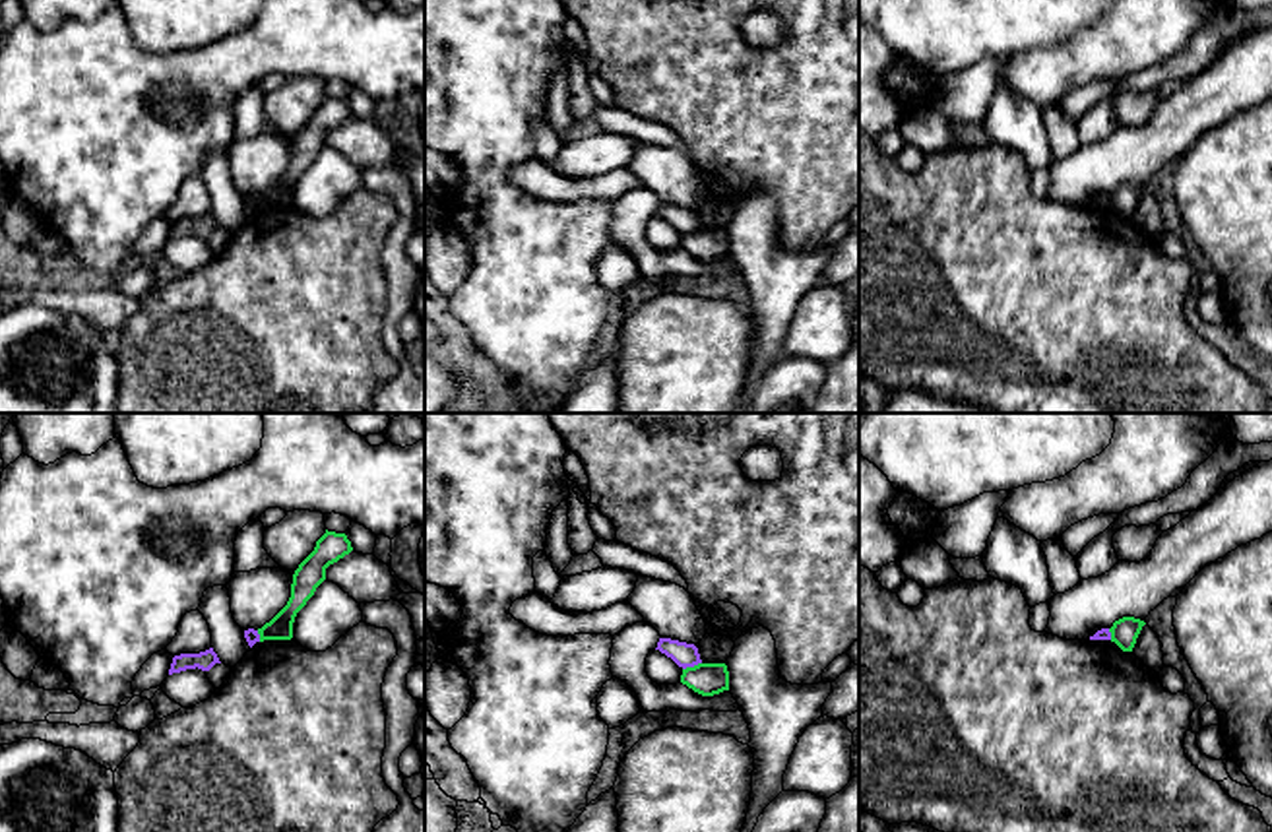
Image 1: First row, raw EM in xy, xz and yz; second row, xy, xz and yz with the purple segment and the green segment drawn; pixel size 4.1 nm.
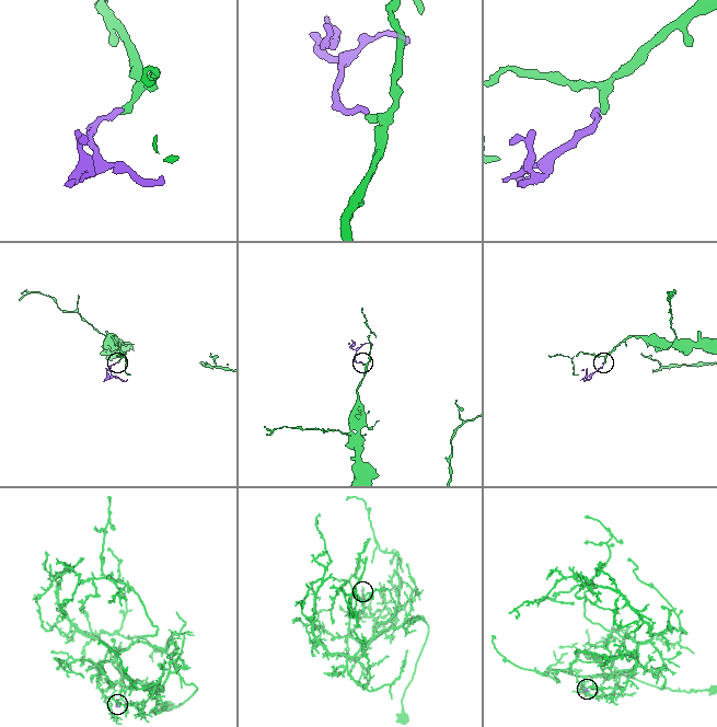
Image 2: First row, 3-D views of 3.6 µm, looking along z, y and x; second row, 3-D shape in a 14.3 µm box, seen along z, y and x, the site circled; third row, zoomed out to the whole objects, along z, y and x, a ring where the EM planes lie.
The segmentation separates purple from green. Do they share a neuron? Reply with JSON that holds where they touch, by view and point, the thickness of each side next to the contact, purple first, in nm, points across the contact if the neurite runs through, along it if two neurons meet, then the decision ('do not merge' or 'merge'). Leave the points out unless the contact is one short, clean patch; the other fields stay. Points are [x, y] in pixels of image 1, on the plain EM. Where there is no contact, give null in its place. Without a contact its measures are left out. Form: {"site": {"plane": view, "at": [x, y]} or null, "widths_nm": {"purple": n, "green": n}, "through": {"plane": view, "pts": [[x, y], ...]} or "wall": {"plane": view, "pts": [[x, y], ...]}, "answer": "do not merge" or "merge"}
{"site": {"plane": "xz", "at": [691, 231]}, "widths_nm": {"purple": 100, "green": 140}, "wall": {"plane": "xz", "pts": [[700, 227], [683, 235]]}, "answer": "do not merge"}

